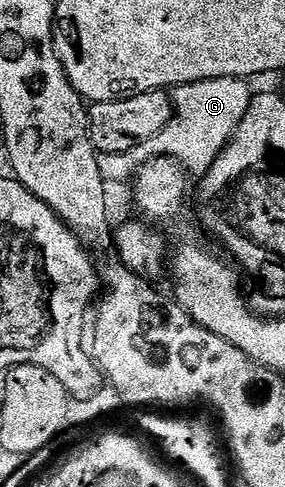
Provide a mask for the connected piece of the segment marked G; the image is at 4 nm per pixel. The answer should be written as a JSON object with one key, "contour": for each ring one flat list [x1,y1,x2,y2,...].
{"contour":[[227,77,179,86,180,101,178,97,174,105,174,115,153,141,125,153,99,154,100,174,104,176,105,182,131,182,141,167,153,157,172,157,192,175,208,173,220,152,231,143,236,128,240,126,250,107,254,93,253,90,248,90,248,85,247,80]]}

